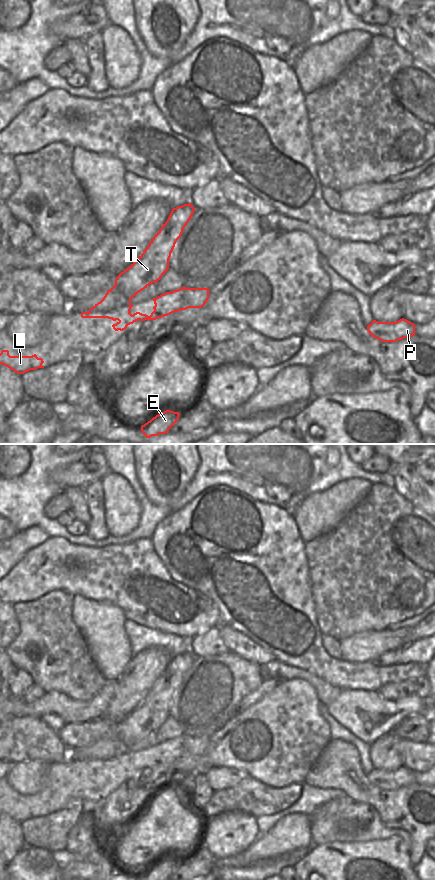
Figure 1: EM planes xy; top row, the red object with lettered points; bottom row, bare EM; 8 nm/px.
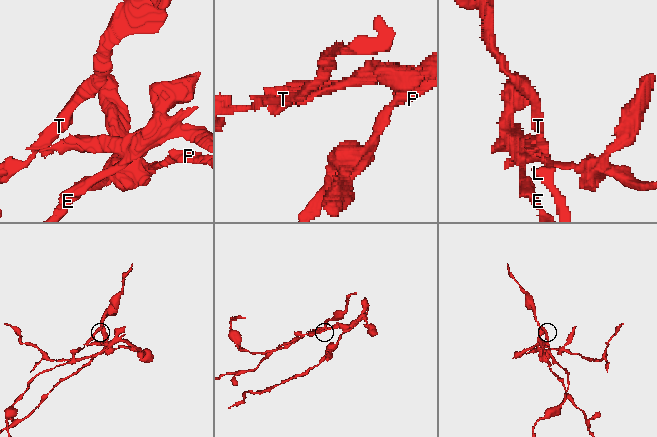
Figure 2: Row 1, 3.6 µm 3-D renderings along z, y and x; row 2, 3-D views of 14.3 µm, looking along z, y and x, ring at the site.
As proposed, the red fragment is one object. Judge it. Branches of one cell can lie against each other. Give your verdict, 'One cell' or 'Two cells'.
Two cells

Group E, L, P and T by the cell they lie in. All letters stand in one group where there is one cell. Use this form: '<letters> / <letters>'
E P / L T

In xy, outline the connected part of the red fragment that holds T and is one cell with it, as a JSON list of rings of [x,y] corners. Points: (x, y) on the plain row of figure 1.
[[[191,651],[173,656],[143,701],[117,724],[115,733],[89,760],[118,758],[131,752],[131,747],[150,732],[157,731],[169,717],[171,701],[194,659]]]

